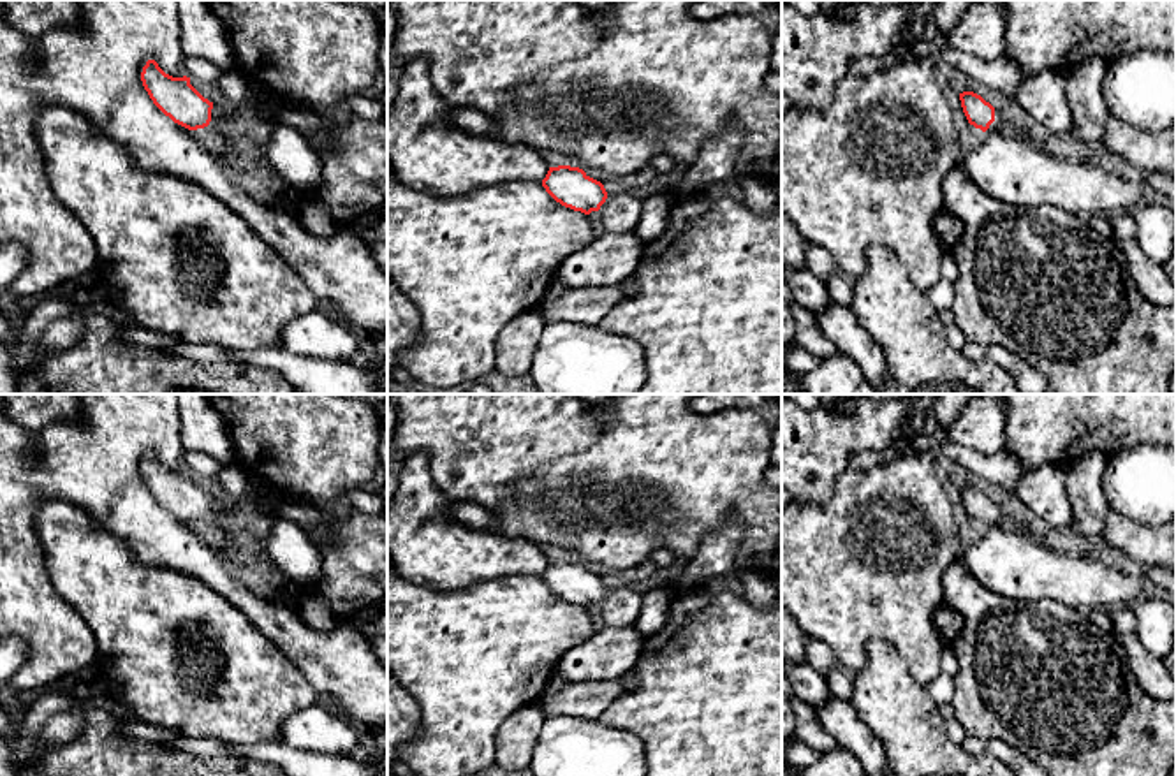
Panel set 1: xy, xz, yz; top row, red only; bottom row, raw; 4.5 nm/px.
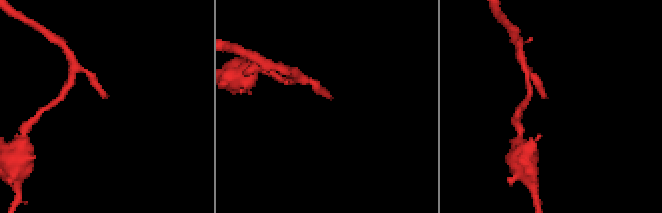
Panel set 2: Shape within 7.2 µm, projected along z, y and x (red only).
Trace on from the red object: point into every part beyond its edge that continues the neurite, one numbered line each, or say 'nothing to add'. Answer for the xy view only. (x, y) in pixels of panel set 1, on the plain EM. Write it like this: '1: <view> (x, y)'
1: xy (235, 481)

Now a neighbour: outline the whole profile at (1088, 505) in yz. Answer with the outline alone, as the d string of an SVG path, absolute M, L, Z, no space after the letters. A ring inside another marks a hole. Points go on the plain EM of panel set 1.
M1088 454L1065 466L1072 514L1069 530L1088 542L1100 542L1106 528L1109 503L1102 491L1102 475L1107 459L1104 454Z

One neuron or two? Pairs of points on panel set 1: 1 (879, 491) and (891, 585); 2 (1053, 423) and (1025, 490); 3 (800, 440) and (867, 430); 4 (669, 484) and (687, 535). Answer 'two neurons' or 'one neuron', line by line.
1: one neuron
2: two neurons
3: one neuron
4: one neuron

